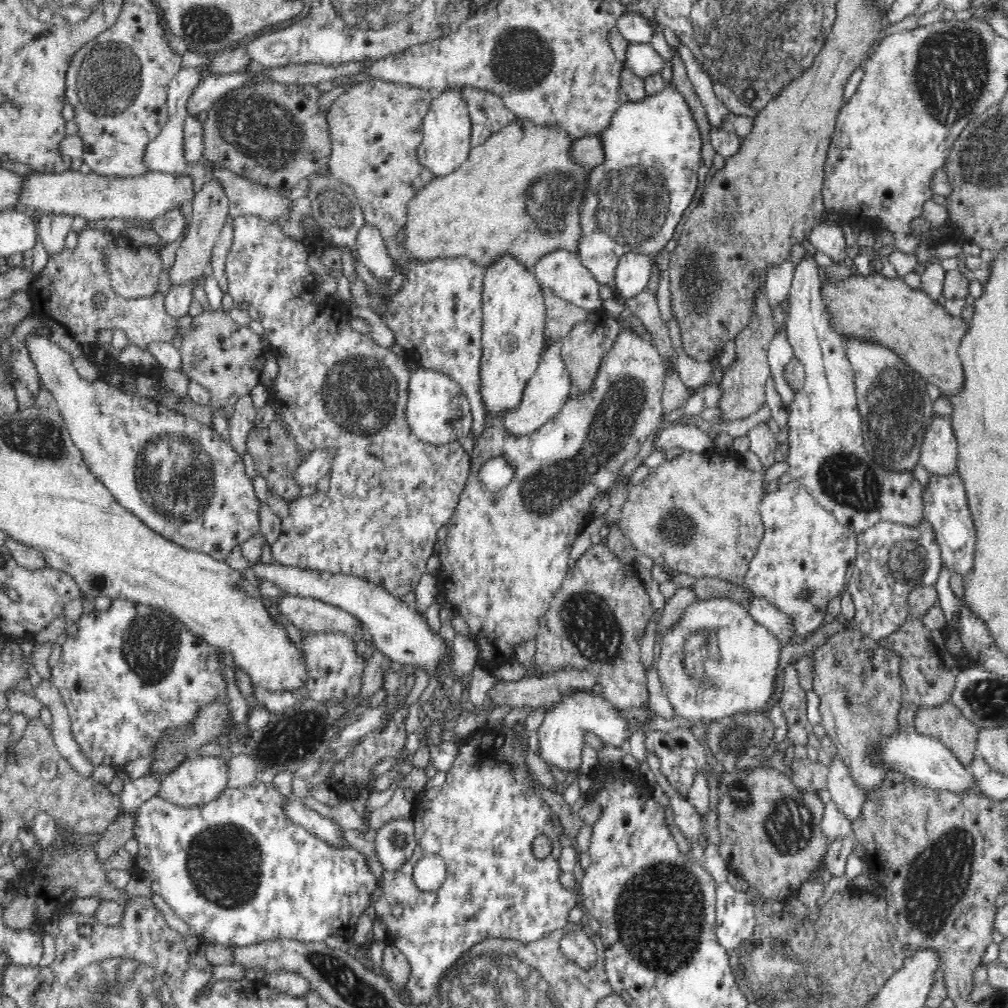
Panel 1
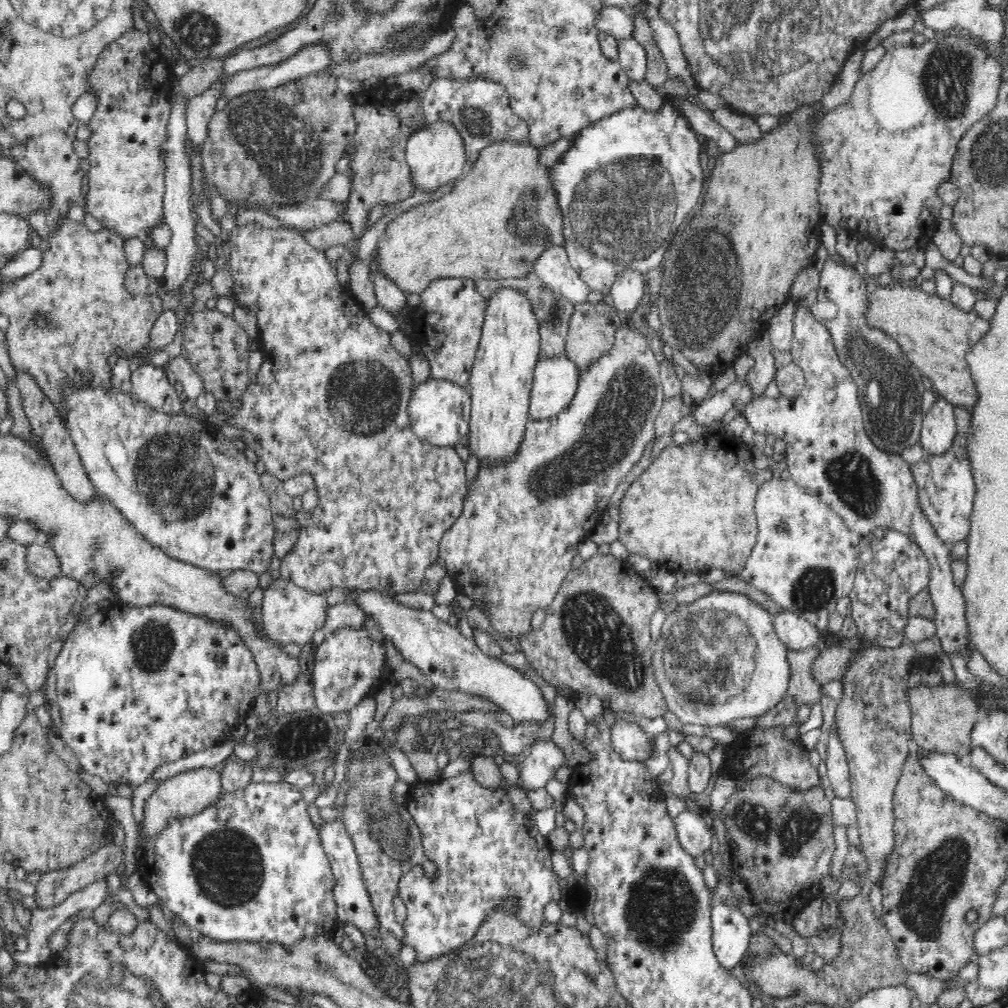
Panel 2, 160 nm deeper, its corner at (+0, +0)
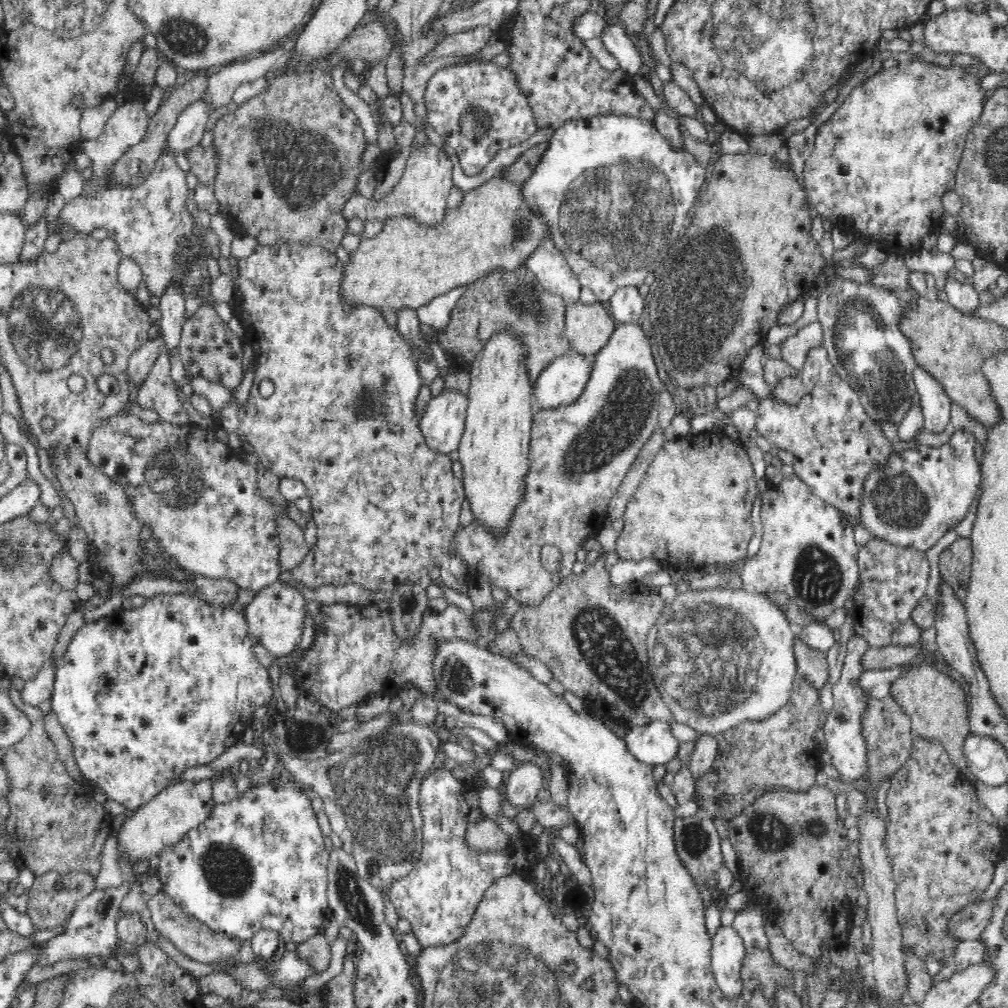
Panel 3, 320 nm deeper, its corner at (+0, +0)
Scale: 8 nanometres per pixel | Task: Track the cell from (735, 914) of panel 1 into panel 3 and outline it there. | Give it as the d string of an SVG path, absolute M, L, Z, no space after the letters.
M732 925L720 927L713 937L711 948L711 965L716 985L724 997L740 998L747 996L743 992L741 966L743 958L749 952Z

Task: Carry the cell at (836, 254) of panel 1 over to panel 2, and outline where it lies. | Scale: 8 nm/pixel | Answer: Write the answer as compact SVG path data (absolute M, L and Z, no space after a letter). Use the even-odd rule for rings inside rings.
M827 261L819 266L819 301L814 305L813 312L825 324L840 363L850 371L856 383L868 436L877 448L900 455L904 448L909 448L920 438L922 398L925 392L922 374L890 335L868 325L868 318L865 318L868 288L862 273L852 270L852 266L846 270ZM864 296L867 296L866 301Z

